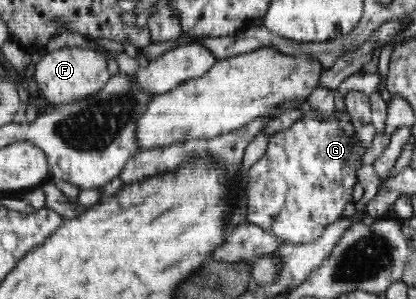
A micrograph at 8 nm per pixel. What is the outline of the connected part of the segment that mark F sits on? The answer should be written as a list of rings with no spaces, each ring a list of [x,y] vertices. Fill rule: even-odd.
[[[75,46],[47,52],[34,65],[34,80],[41,94],[52,104],[70,104],[96,94],[106,86],[110,76],[112,74],[108,72],[106,57],[99,50]]]

